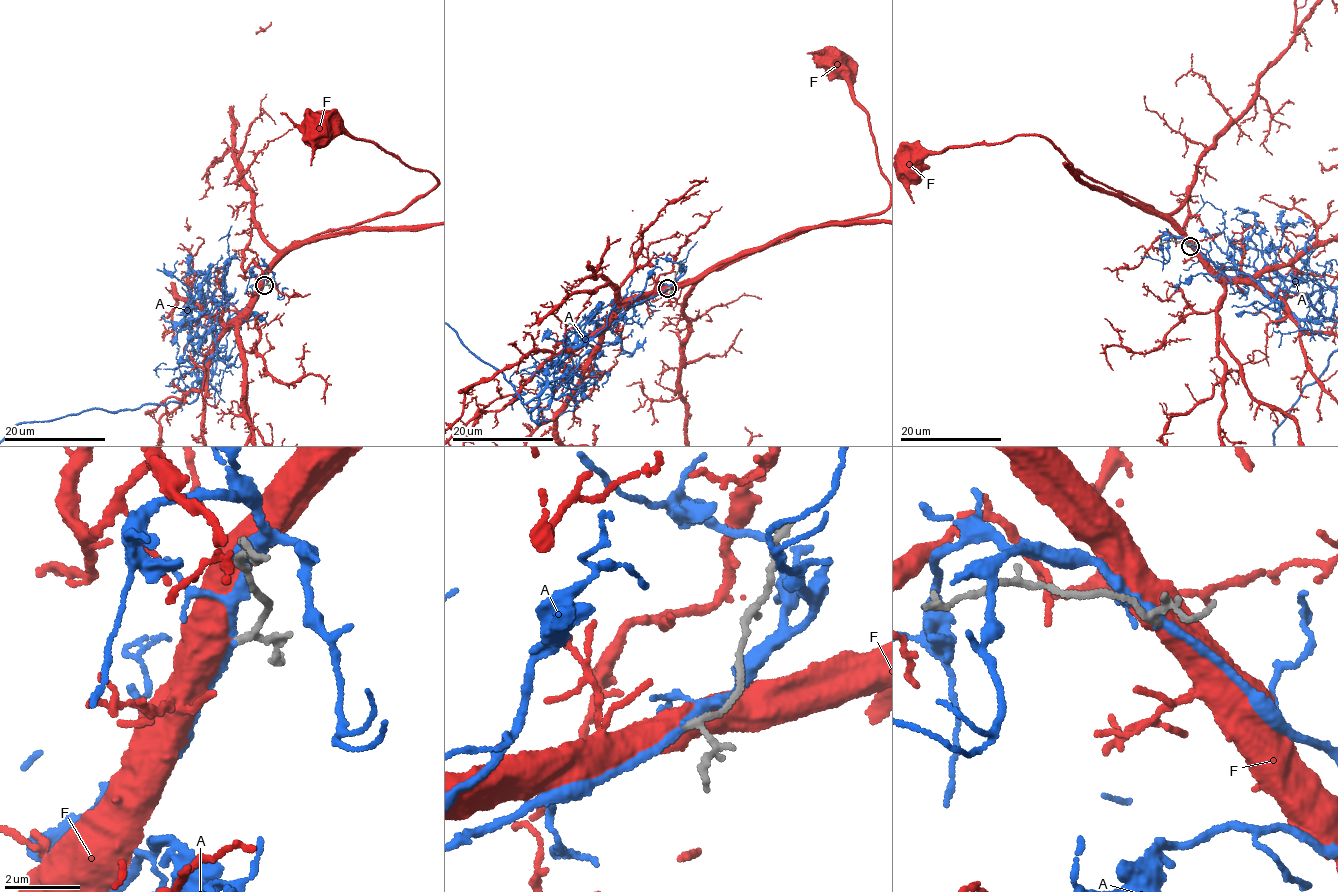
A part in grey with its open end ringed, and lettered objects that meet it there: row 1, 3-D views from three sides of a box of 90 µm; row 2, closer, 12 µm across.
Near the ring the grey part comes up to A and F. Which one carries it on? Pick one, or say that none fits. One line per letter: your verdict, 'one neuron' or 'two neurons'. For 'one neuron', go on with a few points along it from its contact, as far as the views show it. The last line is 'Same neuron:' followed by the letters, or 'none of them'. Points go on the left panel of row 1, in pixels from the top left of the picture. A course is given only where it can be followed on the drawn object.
A: two neurons
F: one neuron; course (264, 285), (283, 254), (336, 229), (402, 212), (437, 183), (377, 144), (312, 126)
Same neuron: F

